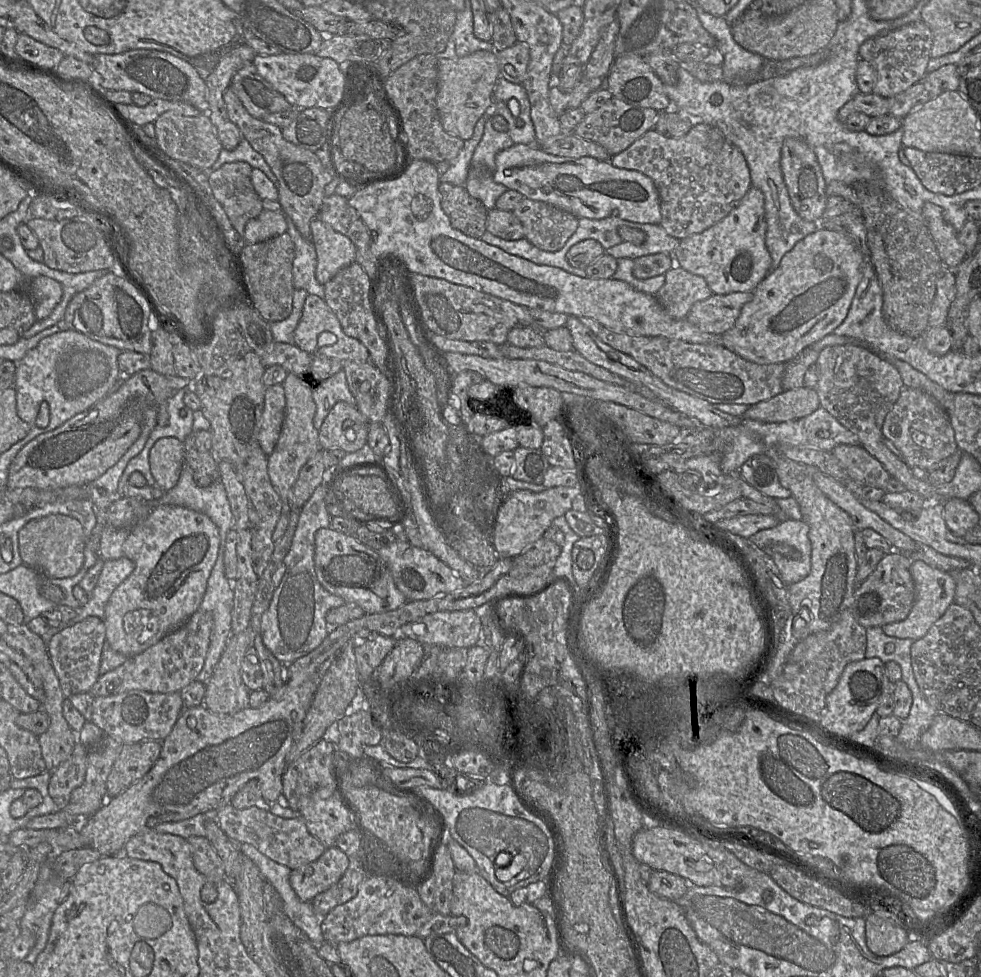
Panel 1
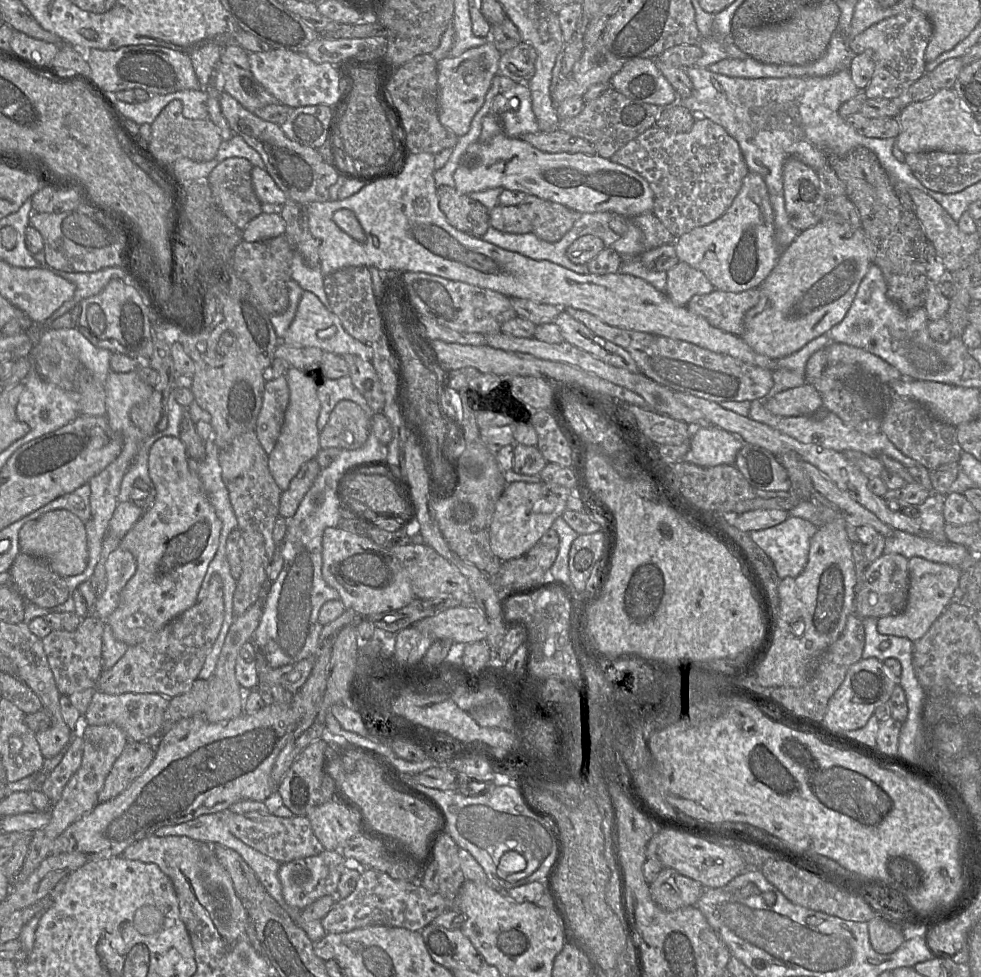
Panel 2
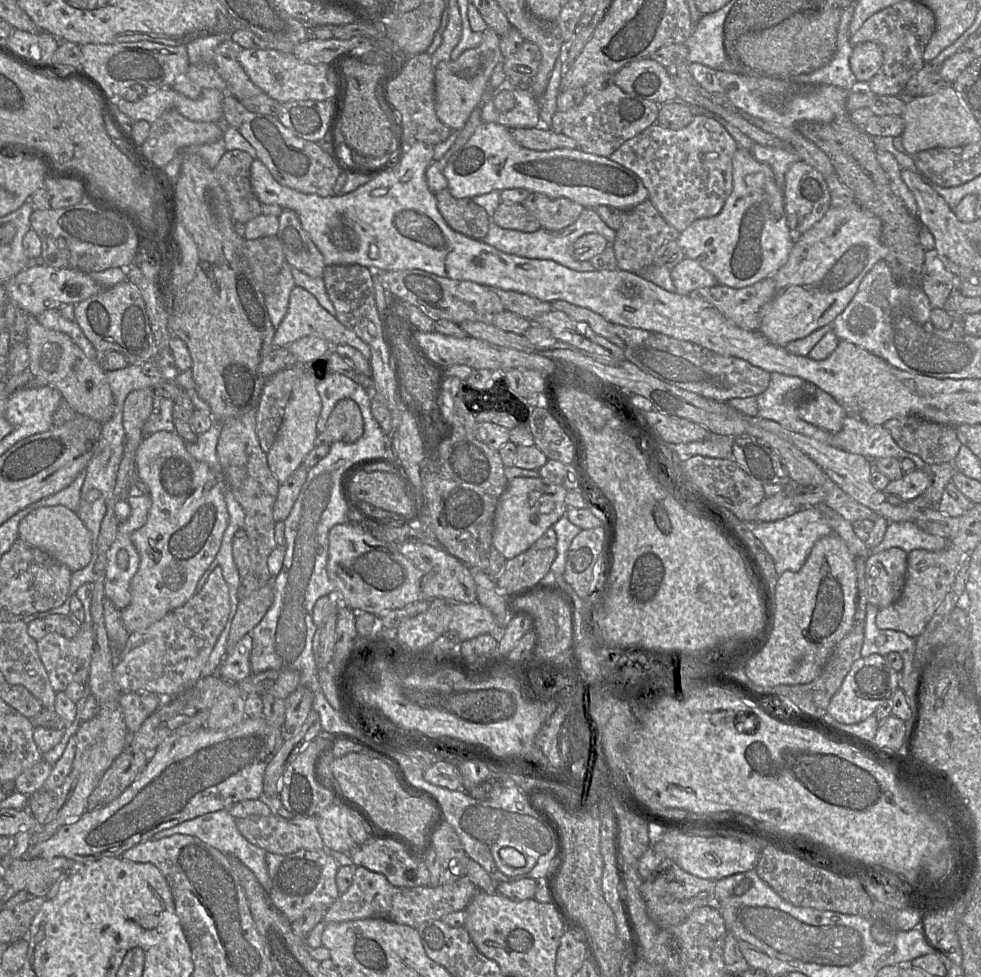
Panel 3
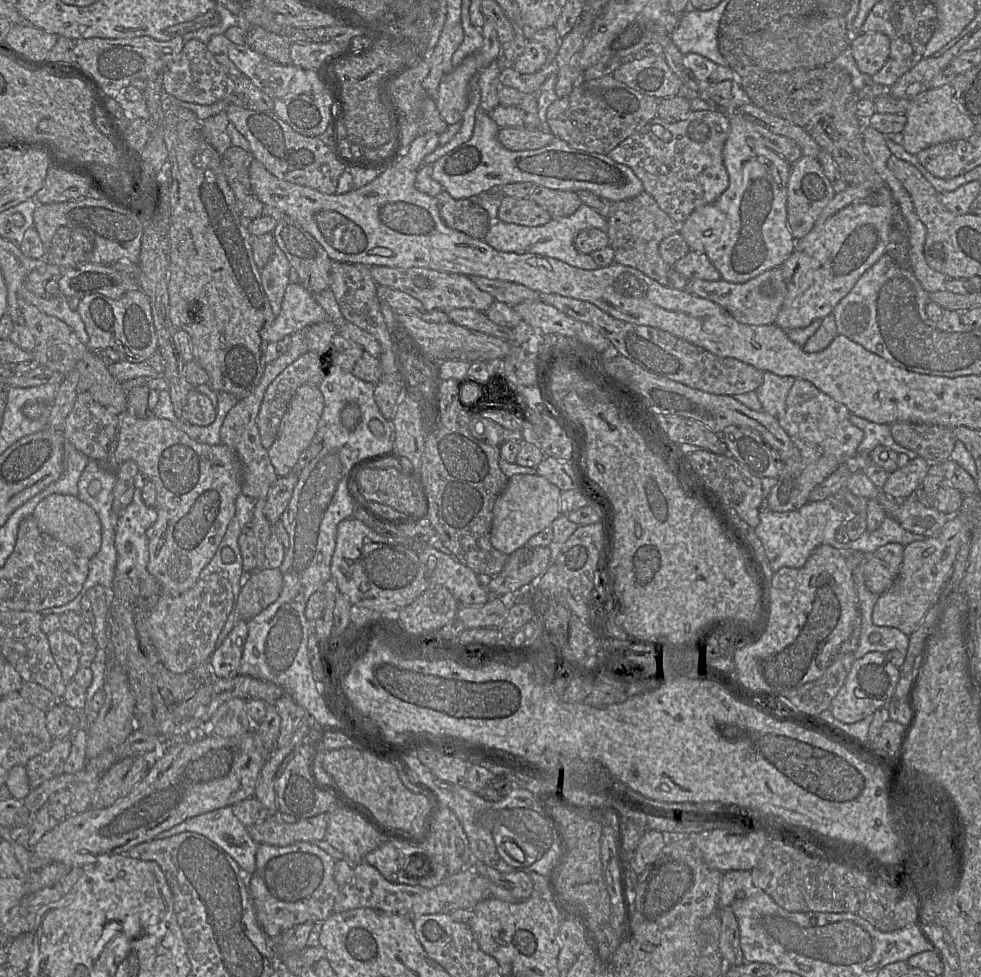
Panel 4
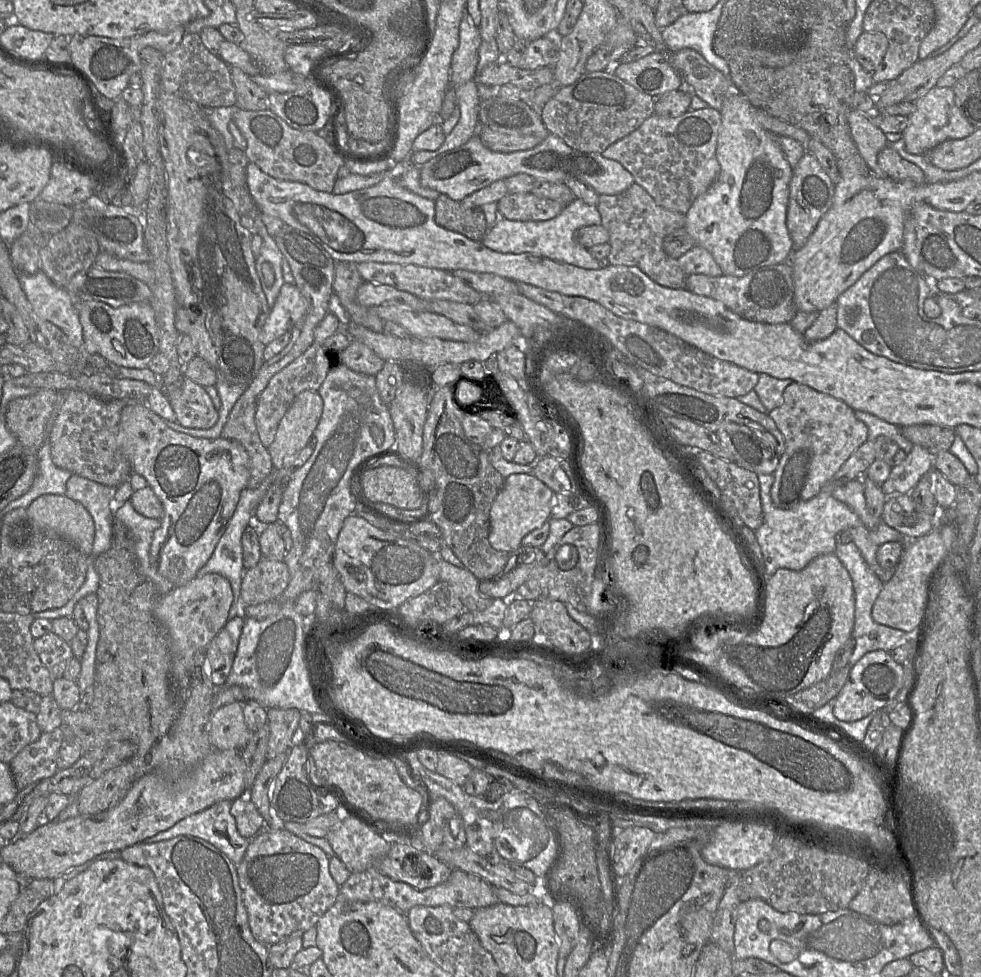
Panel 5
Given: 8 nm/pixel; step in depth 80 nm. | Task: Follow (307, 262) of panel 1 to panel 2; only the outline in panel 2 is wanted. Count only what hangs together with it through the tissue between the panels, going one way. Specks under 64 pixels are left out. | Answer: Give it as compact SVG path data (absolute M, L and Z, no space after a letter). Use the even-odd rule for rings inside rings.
M294 253L291 275L292 279L295 280L304 291L310 291L315 294L324 306L331 310L331 305L324 290L324 276L321 273L320 264L317 267L310 267L300 253Z

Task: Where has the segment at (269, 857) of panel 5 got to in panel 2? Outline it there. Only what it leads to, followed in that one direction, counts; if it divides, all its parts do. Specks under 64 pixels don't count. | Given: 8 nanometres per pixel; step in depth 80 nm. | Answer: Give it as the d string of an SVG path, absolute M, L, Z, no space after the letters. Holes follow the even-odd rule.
M324 850L316 856L281 863L278 875L286 903L303 910L325 895L337 894L338 883L345 870L345 860L341 851Z

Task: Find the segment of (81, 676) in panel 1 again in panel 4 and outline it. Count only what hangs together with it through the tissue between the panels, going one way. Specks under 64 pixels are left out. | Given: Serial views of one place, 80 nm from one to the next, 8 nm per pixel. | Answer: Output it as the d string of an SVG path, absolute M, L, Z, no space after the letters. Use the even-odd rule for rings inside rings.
M57 630L46 636L54 663L62 674L62 682L69 682L80 667L82 643L73 634Z

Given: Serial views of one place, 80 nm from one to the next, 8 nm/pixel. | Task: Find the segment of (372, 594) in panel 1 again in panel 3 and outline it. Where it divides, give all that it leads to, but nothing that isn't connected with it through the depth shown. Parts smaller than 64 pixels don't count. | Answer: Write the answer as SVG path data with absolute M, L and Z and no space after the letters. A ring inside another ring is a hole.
M346 522L333 526L328 534L329 549L327 573L335 584L340 602L352 608L354 611L366 611L378 615L383 611L401 609L422 599L421 579L422 572L411 560L401 554L397 544L379 540L360 528L355 528Z

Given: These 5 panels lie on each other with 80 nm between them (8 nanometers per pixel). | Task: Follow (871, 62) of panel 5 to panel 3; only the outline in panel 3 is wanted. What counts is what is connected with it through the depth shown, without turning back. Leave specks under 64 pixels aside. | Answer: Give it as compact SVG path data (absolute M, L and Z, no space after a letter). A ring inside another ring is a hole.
M862 42L852 48L850 67L858 82L869 82L880 70L883 62L883 50L875 42Z

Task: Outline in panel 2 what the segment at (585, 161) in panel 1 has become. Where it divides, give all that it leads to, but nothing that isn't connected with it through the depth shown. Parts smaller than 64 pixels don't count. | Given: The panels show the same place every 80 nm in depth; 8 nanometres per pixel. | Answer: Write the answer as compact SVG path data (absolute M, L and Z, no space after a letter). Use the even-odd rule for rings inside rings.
M503 132L488 142L470 144L461 155L453 177L456 190L462 194L501 187L553 201L582 214L611 212L634 218L654 209L649 183L630 168L597 154L543 152Z

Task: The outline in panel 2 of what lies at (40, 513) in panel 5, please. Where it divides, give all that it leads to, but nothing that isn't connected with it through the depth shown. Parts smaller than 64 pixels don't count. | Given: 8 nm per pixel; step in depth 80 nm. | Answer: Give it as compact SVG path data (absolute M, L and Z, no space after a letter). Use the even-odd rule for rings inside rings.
M65 509L44 513L19 530L20 552L46 561L62 577L81 574L88 564L87 533L84 522Z

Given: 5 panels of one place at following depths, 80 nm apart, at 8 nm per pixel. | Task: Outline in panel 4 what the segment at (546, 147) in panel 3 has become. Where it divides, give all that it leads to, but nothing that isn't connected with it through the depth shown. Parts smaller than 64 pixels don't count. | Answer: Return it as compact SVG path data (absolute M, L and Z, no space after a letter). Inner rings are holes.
M509 127L500 129L497 139L509 151L526 151L546 147L556 137L550 131L544 132Z

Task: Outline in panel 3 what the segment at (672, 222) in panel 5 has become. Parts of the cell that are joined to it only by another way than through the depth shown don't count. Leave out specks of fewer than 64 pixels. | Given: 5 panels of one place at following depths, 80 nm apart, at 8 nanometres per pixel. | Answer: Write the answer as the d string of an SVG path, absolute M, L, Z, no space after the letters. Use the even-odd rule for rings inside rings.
M647 199L629 210L622 210L622 224L616 231L612 245L618 269L629 272L640 272L643 268L653 265L654 255L665 242L676 240L680 232L669 225Z

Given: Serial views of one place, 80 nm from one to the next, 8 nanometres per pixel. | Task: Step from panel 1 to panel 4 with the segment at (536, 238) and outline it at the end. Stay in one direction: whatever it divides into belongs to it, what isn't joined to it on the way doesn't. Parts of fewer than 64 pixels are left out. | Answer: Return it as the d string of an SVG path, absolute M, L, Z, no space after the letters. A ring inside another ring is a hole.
M536 186L528 198L546 209L553 219L569 217L583 204L576 192L553 190L543 186Z

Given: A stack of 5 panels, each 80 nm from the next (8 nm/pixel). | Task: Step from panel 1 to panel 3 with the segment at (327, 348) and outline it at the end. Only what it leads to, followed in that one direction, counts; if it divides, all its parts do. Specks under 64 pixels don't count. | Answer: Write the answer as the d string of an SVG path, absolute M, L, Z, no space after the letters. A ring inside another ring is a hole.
M296 285L290 293L287 313L280 325L275 329L272 345L288 347L292 342L308 335L324 338L332 348L338 345L349 345L360 351L367 360L371 358L370 346L366 342L324 309L314 295Z

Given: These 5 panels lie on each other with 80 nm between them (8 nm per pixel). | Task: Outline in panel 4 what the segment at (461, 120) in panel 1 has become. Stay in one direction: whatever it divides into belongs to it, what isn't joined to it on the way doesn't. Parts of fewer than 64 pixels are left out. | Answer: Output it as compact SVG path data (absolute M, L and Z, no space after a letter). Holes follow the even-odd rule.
M485 17L481 33L482 47L464 58L459 66L444 75L440 81L436 106L440 116L448 125L462 120L468 106L469 81L483 68L497 60L502 53L502 45L493 19Z

